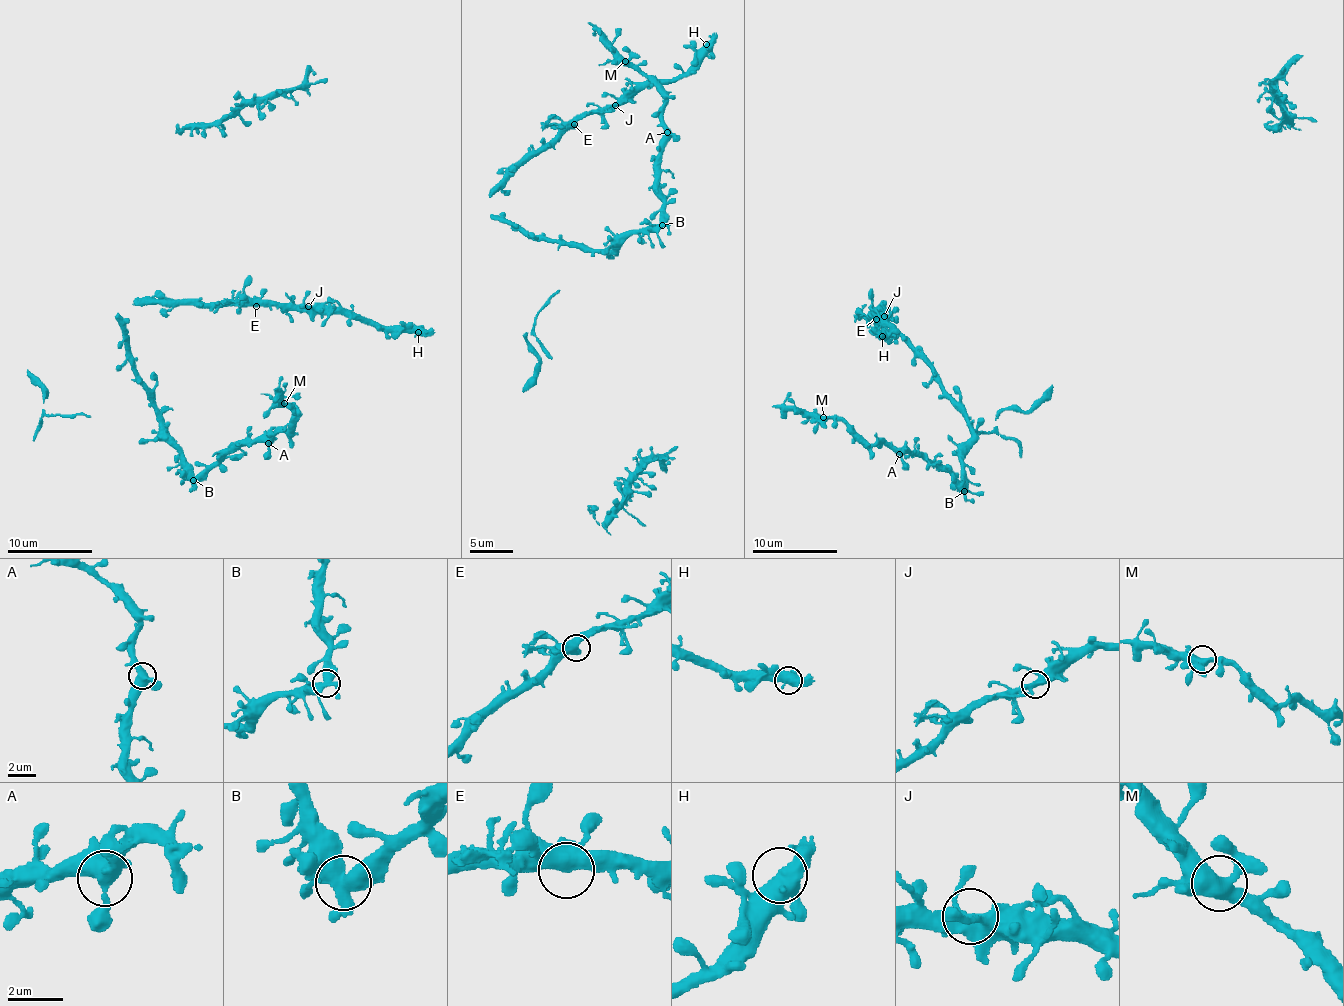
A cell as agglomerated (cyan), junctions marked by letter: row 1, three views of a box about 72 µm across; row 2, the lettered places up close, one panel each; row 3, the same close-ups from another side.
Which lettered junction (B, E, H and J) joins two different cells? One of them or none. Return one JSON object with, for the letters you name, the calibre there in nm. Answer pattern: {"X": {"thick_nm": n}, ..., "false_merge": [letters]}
{"B": {"thick_nm": 440}, "false_merge": ["B"]}

